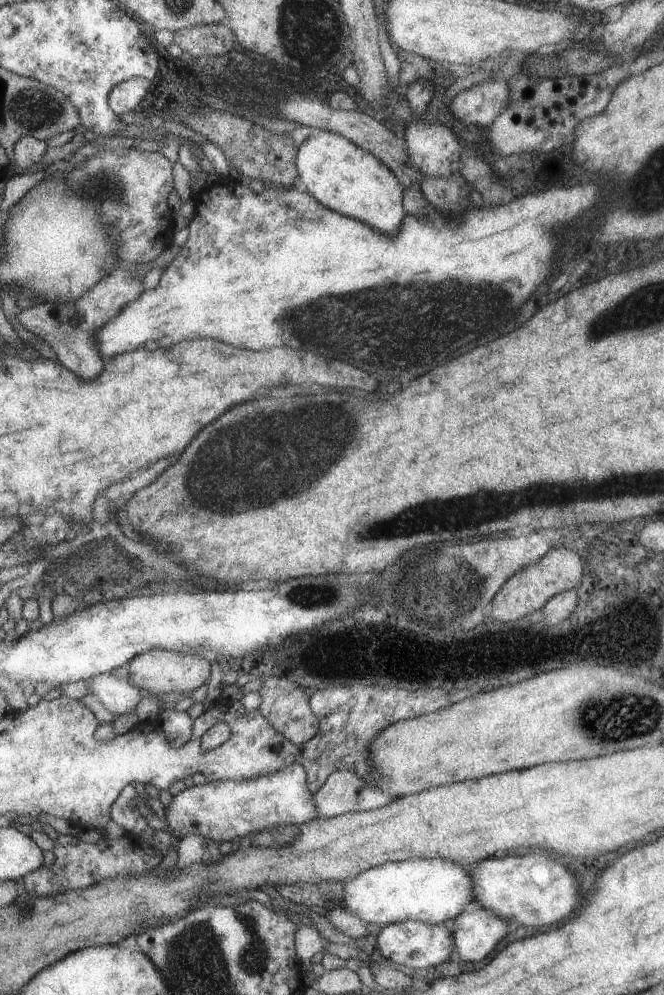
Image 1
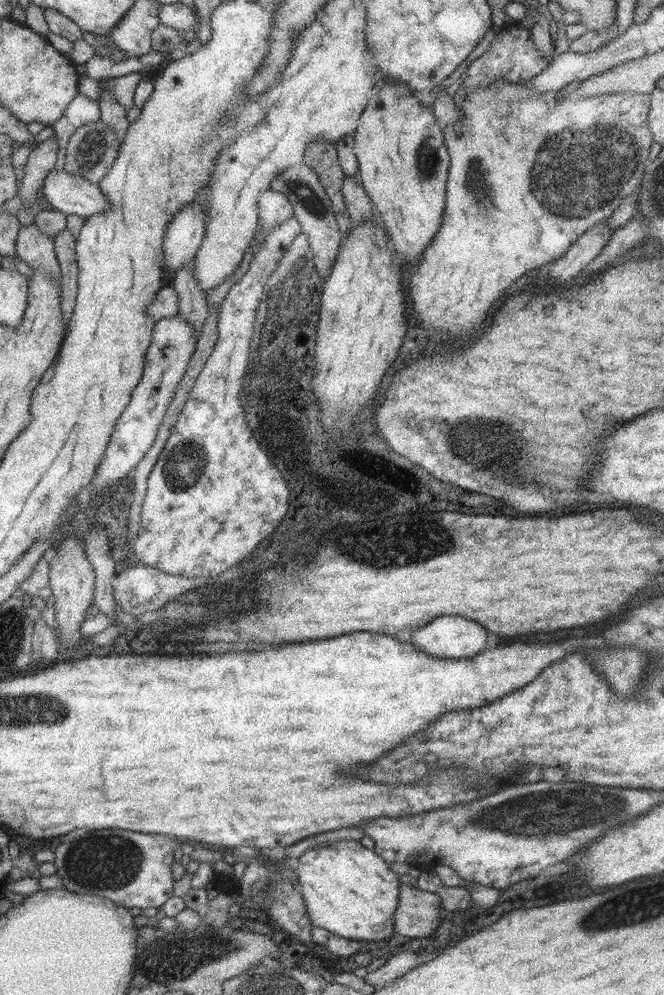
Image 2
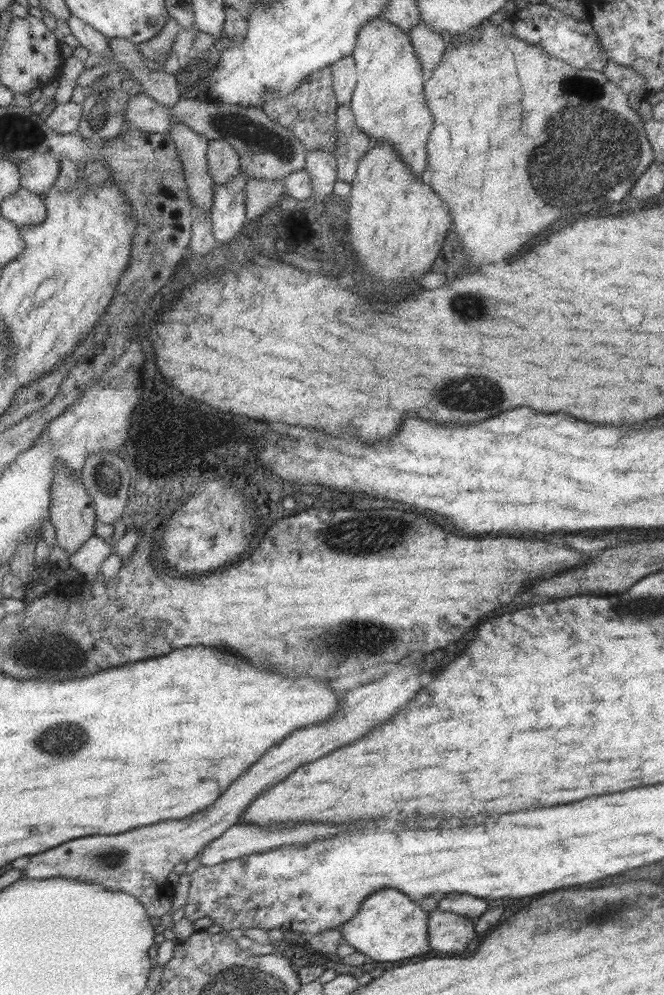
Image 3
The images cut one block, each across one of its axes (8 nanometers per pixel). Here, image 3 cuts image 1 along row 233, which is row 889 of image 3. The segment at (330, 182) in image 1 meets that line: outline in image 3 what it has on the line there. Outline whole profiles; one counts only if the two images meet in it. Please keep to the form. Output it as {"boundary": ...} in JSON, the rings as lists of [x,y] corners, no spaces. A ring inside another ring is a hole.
{"boundary":[[[381,888],[363,901],[357,913],[340,926],[343,940],[357,952],[366,954],[375,962],[397,962],[412,956],[421,956],[429,946],[428,913],[407,895],[394,888]]]}

